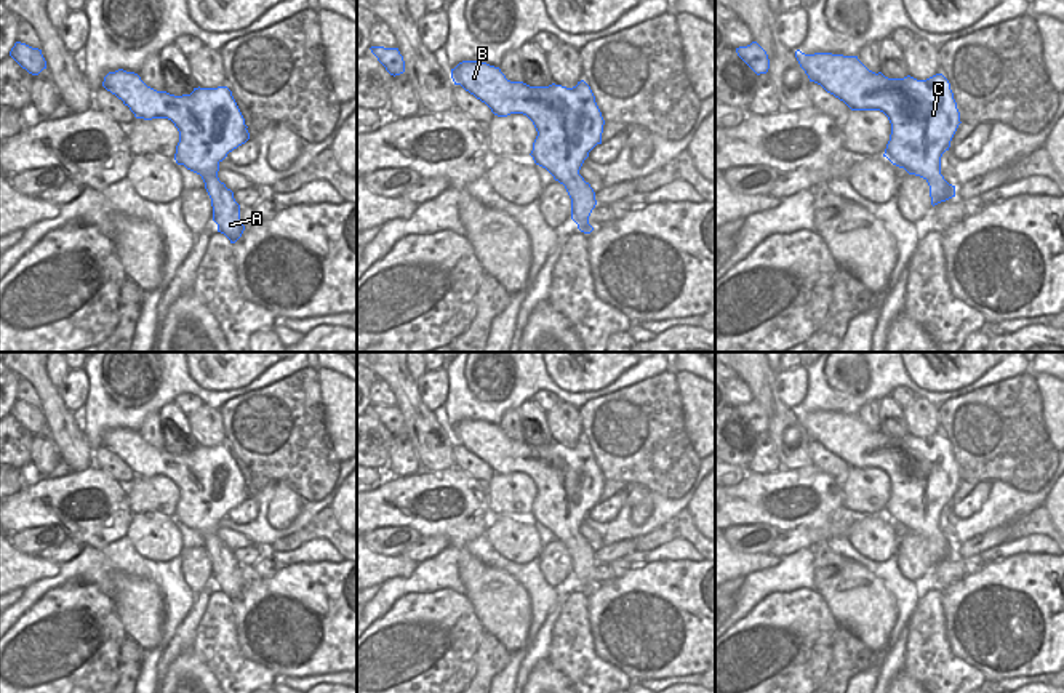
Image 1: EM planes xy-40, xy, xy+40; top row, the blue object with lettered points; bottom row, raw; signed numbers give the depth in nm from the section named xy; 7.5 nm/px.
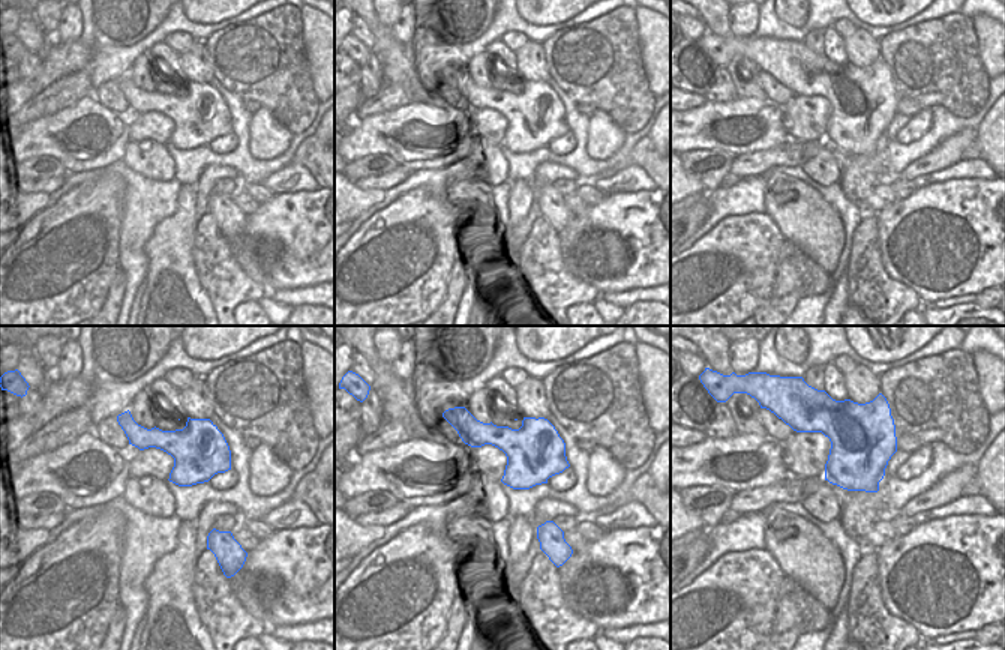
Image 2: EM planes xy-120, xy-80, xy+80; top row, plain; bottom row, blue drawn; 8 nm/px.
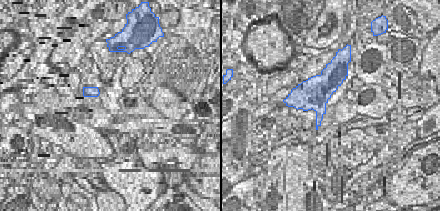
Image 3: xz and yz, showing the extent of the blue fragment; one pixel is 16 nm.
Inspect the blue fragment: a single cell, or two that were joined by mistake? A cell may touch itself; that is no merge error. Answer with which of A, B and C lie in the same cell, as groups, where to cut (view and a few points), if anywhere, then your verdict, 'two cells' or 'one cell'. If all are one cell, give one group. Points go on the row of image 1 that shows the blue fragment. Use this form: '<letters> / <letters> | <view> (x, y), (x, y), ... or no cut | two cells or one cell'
A B C | no cut | one cell

